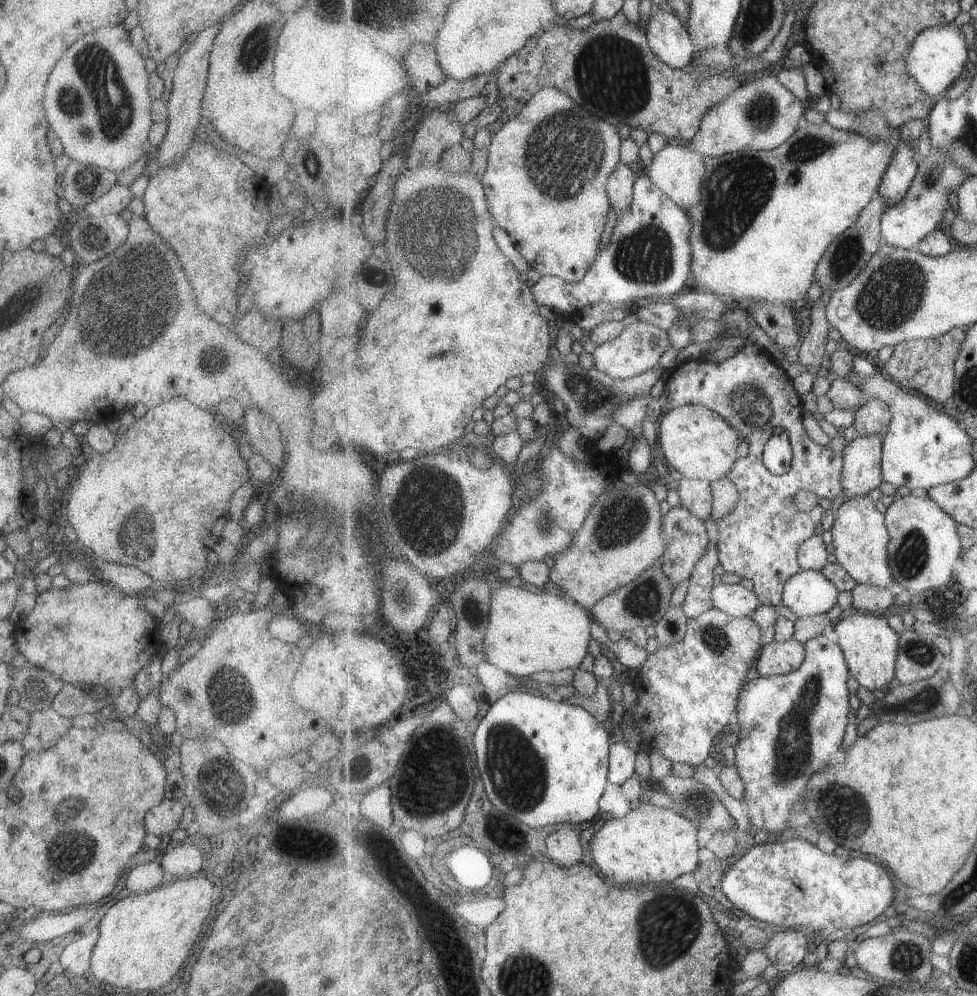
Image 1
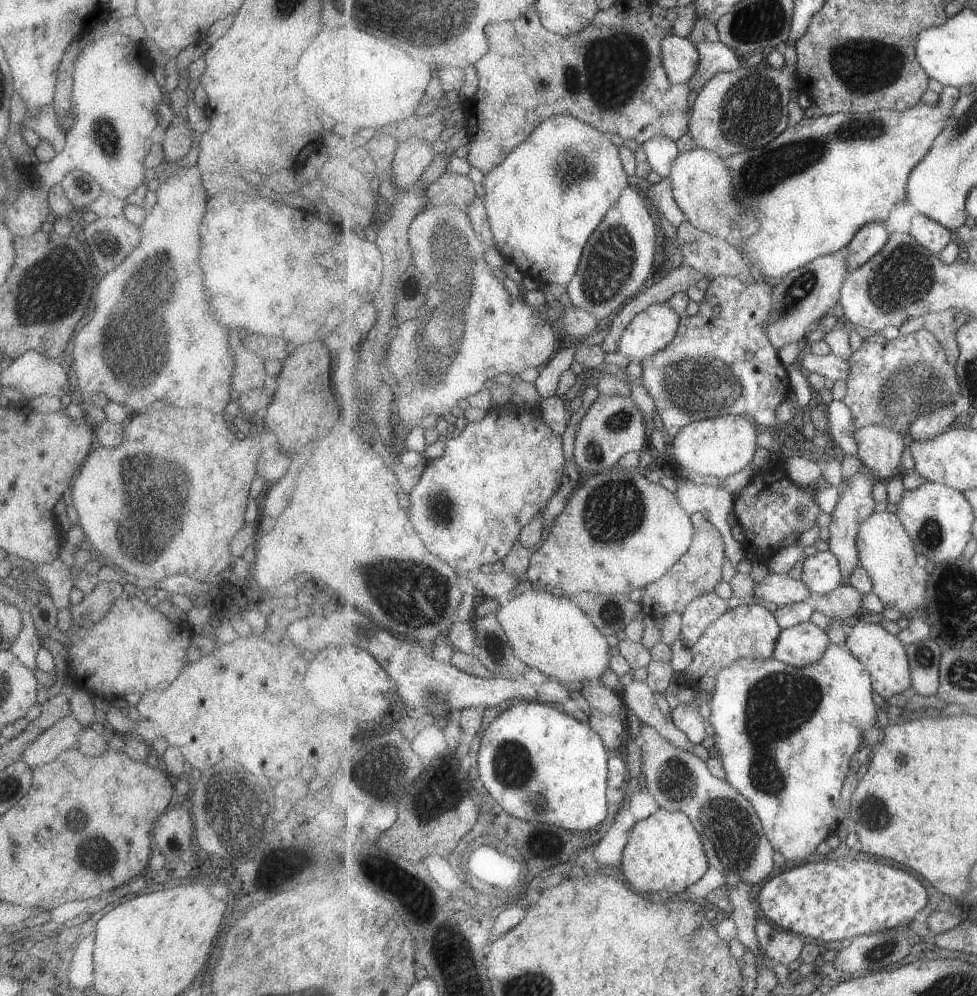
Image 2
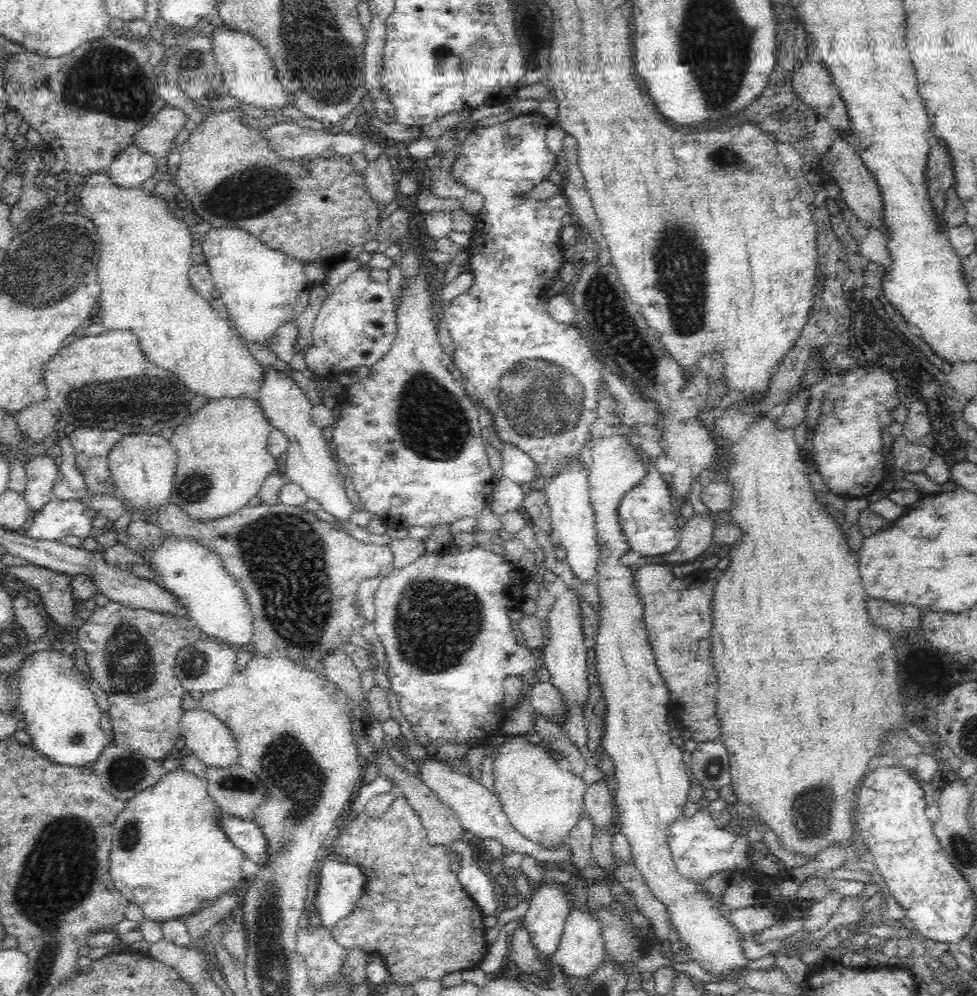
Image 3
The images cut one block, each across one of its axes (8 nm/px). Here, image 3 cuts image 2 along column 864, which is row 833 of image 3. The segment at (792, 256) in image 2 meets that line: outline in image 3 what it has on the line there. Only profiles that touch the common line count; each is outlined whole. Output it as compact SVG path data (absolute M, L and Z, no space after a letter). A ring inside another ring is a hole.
M177 769L174 772L165 772L156 784L145 788L142 792L135 794L130 800L127 800L123 809L115 818L114 823L114 844L112 845L109 856L109 875L113 880L114 886L129 901L129 903L142 909L143 916L153 920L154 922L162 922L170 917L186 917L198 911L198 906L204 901L211 902L216 900L217 896L222 892L233 890L238 887L245 877L242 875L240 864L244 862L244 853L230 840L226 835L226 831L222 828L221 814L218 803L209 795L209 784L206 777L197 776L192 772Z

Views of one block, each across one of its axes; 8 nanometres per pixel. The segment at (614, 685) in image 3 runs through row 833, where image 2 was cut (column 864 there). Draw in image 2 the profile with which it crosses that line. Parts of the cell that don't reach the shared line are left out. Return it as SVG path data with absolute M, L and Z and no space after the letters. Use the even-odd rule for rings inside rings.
M857 621L845 641L849 650L870 670L874 683L874 691L884 699L894 694L904 693L913 687L910 658L907 644L891 632L887 632L881 624L867 624Z

